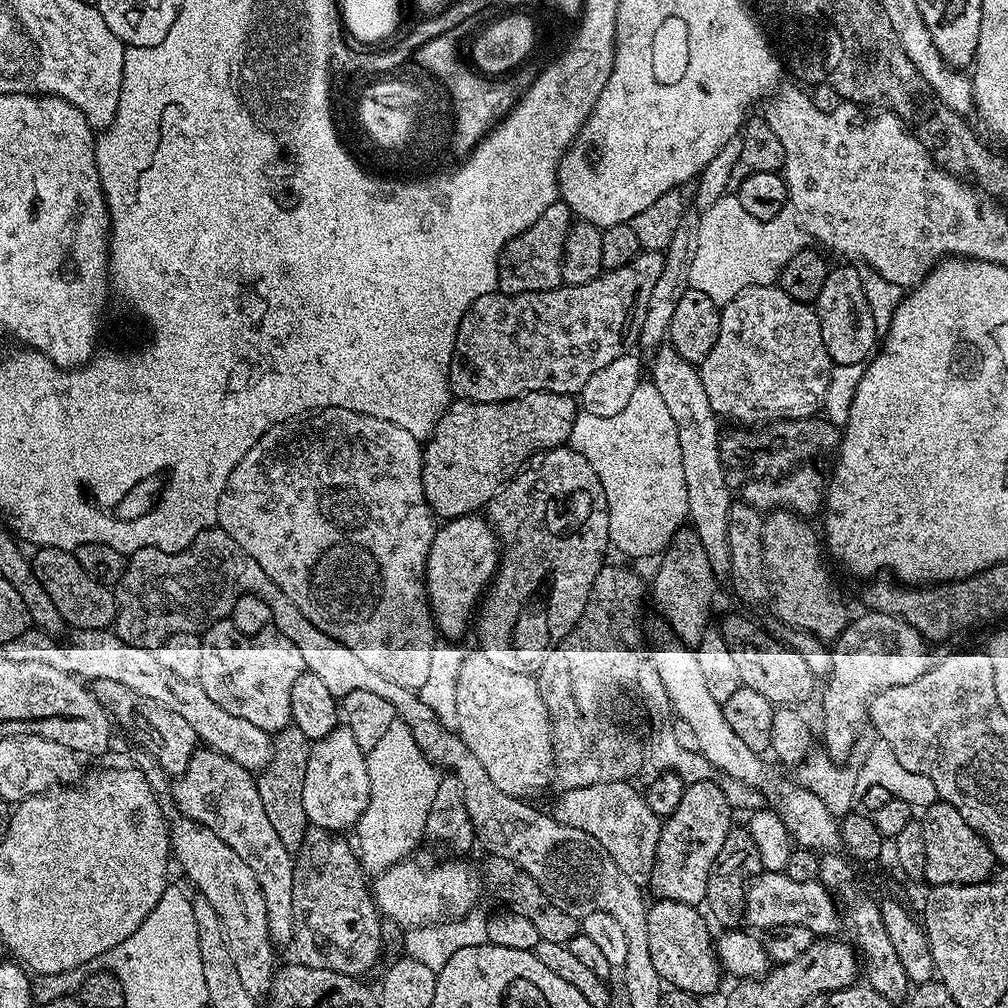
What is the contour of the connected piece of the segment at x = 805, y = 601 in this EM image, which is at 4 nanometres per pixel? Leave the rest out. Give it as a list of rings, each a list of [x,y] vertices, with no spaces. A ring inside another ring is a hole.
[[[772,510],[764,516],[762,558],[764,575],[768,578],[770,604],[776,607],[777,618],[789,624],[789,629],[808,633],[820,642],[835,642],[848,627],[850,615],[843,602],[832,593],[820,566],[822,544],[817,529],[815,532],[812,528],[804,528],[803,522],[788,511],[792,510]]]

